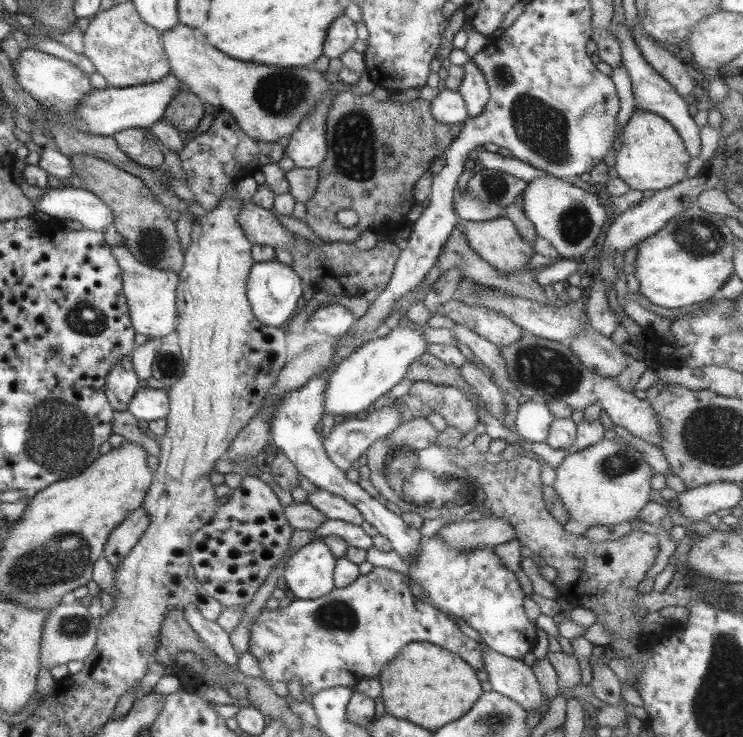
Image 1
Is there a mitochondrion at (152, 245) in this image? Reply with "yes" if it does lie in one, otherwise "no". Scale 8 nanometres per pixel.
yes

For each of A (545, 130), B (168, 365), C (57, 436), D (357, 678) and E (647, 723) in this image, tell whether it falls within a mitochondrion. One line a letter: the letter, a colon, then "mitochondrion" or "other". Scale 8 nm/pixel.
A: mitochondrion
B: mitochondrion
C: mitochondrion
D: other
E: other

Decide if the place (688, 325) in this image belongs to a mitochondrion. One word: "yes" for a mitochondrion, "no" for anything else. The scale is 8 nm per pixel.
no

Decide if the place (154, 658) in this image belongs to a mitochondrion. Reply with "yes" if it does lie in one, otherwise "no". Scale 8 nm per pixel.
no

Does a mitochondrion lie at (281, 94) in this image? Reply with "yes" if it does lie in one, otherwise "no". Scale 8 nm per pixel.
yes

